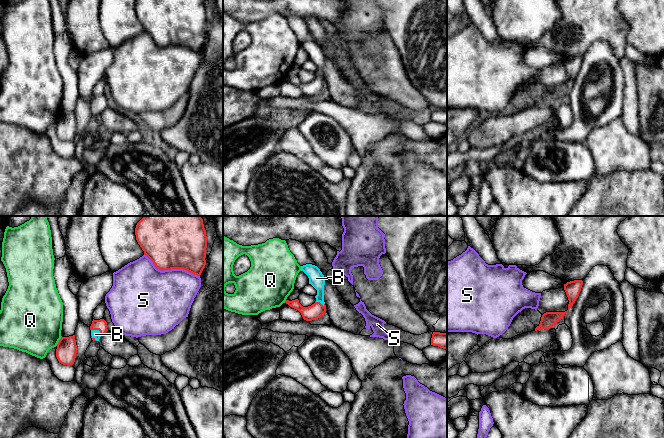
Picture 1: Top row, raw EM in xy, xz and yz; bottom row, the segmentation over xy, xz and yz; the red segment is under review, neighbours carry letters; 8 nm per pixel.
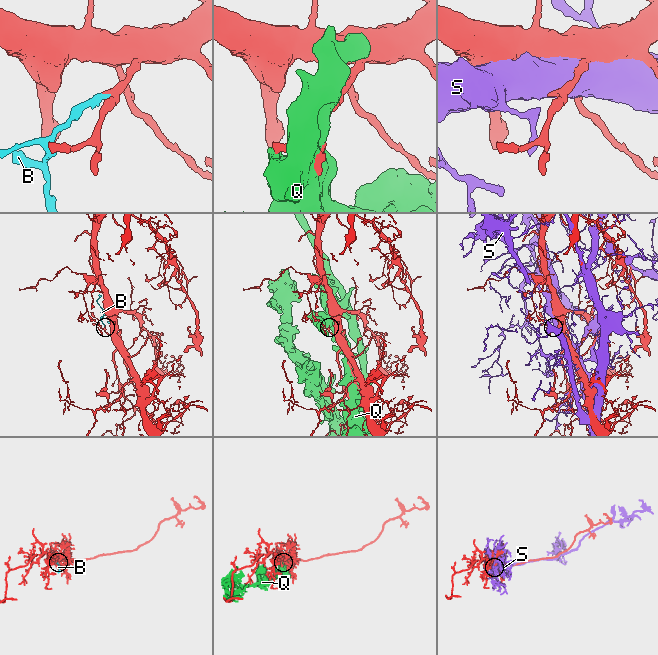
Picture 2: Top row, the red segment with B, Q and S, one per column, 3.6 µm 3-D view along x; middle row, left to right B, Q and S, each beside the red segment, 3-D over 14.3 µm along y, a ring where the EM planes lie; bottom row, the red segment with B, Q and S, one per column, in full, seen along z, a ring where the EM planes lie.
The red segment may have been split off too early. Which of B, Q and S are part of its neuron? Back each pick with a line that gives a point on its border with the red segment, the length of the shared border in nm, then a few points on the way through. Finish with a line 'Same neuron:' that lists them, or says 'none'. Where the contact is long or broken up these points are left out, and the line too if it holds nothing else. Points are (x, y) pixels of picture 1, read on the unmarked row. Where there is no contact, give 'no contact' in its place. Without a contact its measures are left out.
B: meets red in xy at (97, 105); contact 100 nm long; runs through xy (101, 101), (97, 105), (95, 110)
Same neuron: B

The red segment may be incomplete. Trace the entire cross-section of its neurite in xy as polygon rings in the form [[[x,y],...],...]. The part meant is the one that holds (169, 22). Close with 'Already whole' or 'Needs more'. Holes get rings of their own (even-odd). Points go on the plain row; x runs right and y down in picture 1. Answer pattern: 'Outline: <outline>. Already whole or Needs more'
Outline: [[[137,0],[136,16],[161,47],[183,45],[200,52],[206,41],[204,0]]]. Already whole

